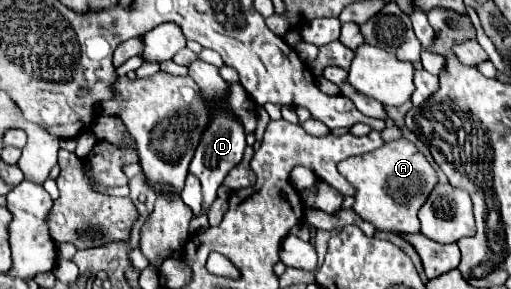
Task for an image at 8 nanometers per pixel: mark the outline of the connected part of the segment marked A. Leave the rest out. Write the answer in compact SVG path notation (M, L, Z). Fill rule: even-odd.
M405 138L385 142L379 150L351 156L339 164L339 172L345 174L347 182L355 188L355 204L351 206L363 220L371 222L375 230L417 234L419 218L417 212L427 202L427 194L435 188L437 172L417 146Z

